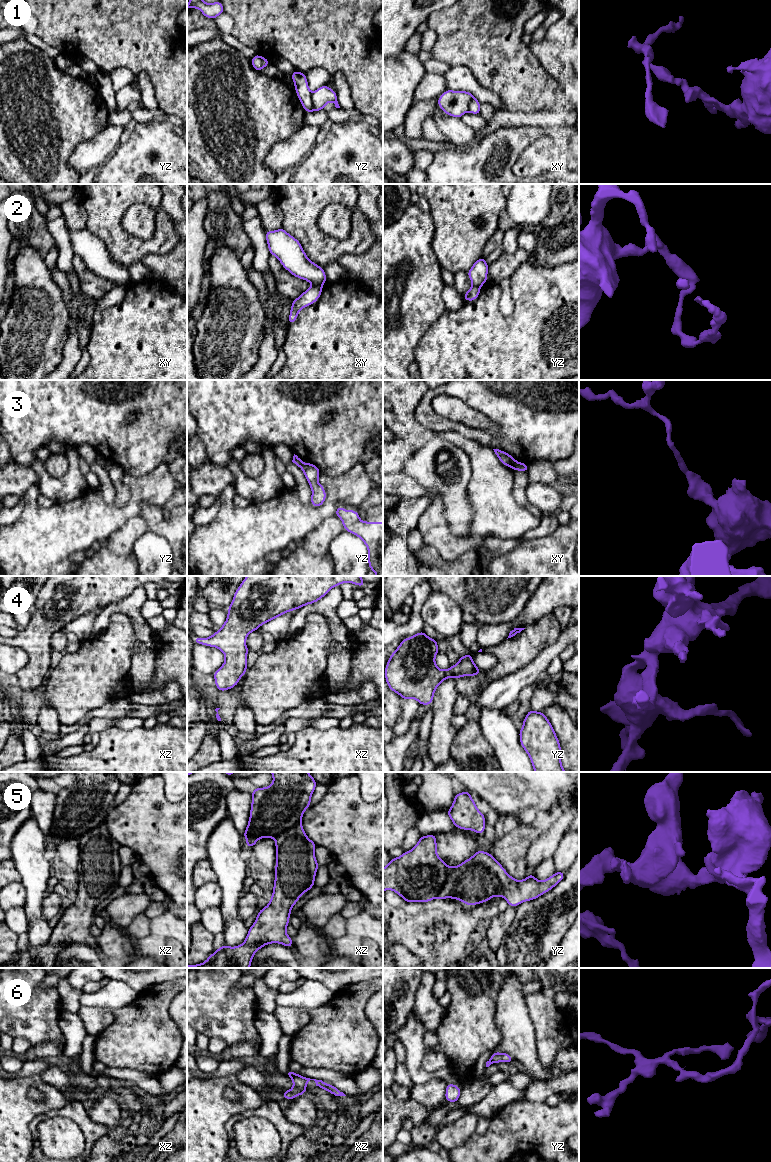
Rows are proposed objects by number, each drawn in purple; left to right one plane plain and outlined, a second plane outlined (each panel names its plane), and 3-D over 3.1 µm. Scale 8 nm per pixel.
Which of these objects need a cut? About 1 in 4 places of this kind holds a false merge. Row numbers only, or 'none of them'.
1, 2, 3, 6

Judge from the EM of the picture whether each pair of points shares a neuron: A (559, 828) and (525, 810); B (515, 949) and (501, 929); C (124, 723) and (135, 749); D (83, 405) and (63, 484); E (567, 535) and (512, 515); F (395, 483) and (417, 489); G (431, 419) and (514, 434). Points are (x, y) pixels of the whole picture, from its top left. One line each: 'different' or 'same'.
A: different
B: different
C: different
D: different
E: different
F: same
G: same

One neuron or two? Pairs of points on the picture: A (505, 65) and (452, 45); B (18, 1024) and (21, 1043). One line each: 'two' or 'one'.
A: one
B: two

